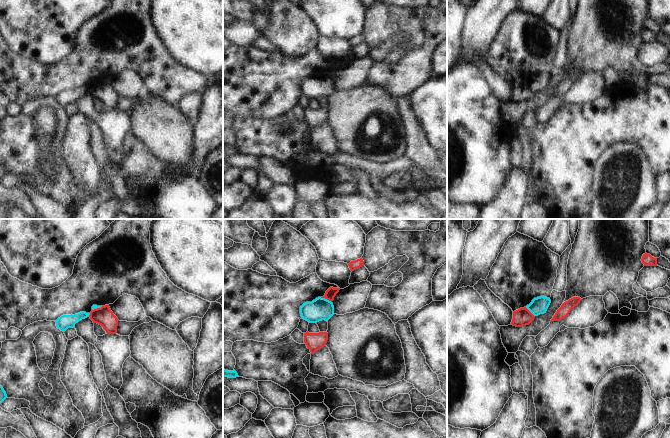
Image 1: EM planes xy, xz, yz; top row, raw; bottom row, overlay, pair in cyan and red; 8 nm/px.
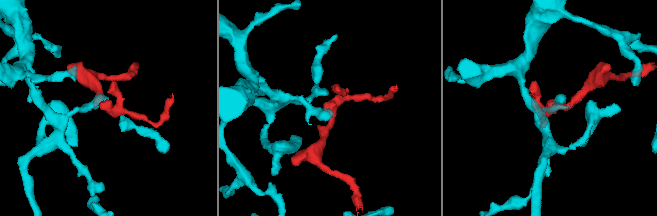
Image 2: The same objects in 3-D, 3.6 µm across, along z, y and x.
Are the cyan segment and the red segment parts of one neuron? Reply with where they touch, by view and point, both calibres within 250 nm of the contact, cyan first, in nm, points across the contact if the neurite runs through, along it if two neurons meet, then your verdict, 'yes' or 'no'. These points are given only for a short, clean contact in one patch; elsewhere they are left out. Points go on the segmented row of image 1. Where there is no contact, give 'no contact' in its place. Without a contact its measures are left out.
meets cyan in xz at (326, 299); 180 nm thick on the cyan side, 80 nm on the other; border along xz (320, 297), (324, 297), (331, 302); no

